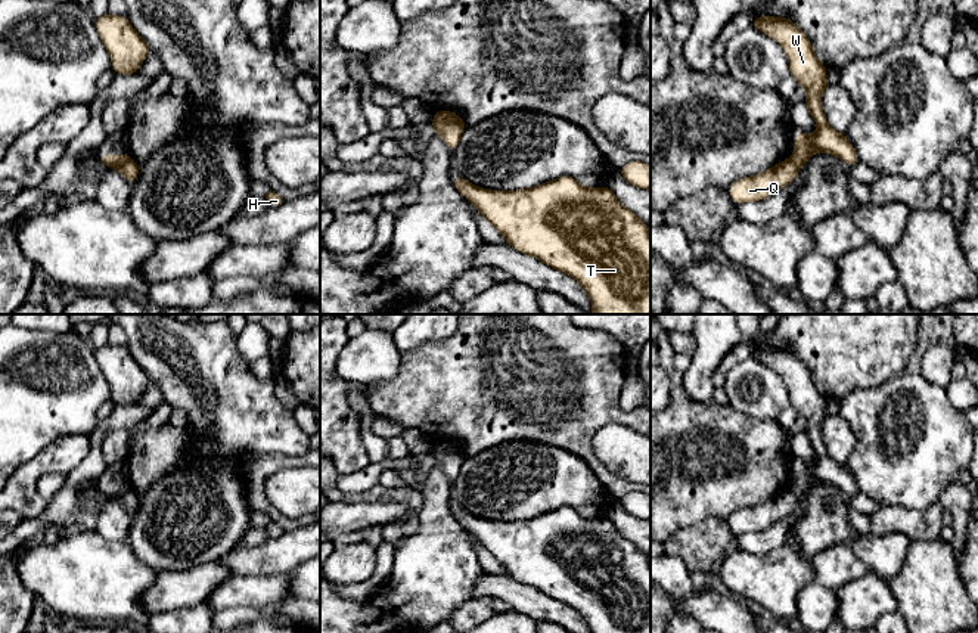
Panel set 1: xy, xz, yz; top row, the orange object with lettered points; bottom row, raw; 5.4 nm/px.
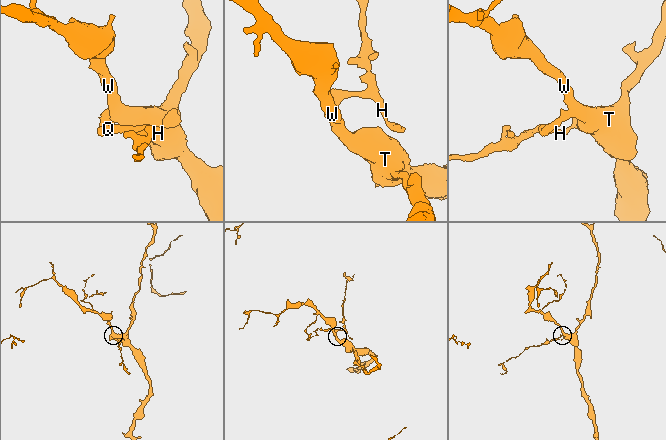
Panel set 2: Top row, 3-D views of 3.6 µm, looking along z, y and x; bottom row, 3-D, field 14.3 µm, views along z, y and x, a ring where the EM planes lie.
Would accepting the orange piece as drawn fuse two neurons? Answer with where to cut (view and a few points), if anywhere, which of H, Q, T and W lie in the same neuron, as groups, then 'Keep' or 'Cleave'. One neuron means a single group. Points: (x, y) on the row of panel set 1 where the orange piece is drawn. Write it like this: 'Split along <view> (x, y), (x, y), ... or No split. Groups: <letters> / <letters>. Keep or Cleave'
Split along xz (434, 117), (455, 120), (463, 127). Groups: H Q / T W. Cleave

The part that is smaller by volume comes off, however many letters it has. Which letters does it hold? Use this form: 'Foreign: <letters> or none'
Foreign: H, Q

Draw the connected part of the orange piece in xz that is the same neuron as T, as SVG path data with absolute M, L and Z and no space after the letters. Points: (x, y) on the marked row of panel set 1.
M453 176L453 184L481 211L510 248L574 277L592 302L592 314L651 314L651 232L608 186L584 187L571 176L519 190L490 190L459 176Z

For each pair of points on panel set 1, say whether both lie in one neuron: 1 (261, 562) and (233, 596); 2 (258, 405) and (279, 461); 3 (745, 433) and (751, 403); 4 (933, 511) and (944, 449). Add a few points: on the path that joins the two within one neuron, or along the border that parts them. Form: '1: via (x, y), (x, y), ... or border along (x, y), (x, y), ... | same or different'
1: border along (233, 573), (286, 574) | different
2: border along (304, 452), (298, 455), (250, 453), (242, 461) | different
3: border along (727, 405), (750, 416), (776, 421) | different
4: border along (938, 500), (924, 508), (900, 508) | different

